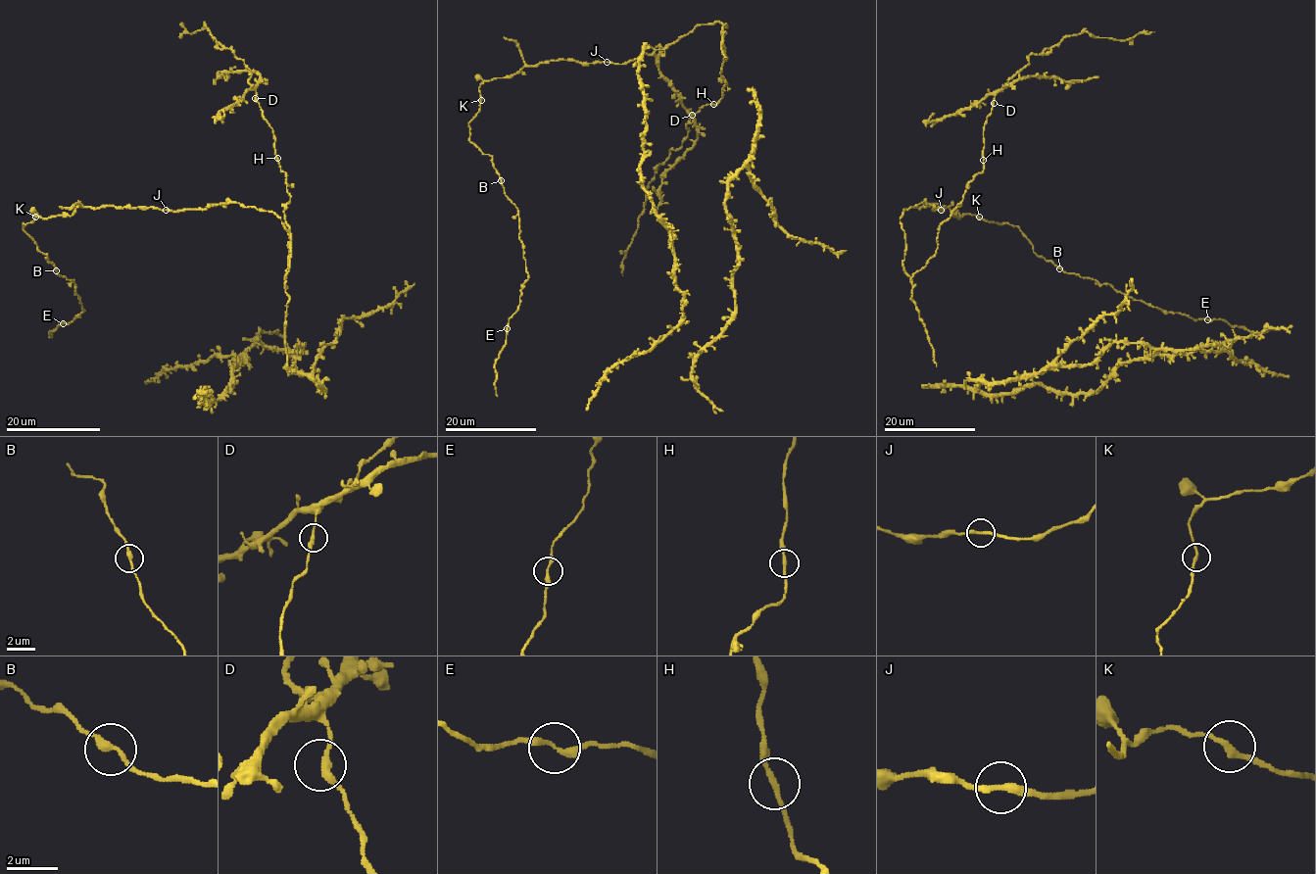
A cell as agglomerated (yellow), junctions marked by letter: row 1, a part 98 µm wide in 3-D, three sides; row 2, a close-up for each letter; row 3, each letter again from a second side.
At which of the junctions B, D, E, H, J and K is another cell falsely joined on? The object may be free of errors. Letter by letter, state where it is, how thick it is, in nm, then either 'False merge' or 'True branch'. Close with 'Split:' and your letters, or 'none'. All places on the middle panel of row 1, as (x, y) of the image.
B: Place: (501, 180). Thickness 240 nm. True branch
D: Place: (692, 115). Thickness 240 nm. True branch
E: Place: (507, 328). Thickness 240 nm. True branch
H: Place: (713, 104). Thickness 200 nm. True branch
J: Place: (607, 62). Thickness 260 nm. True branch
K: Place: (481, 100). Thickness 200 nm. True branch
Split: none

